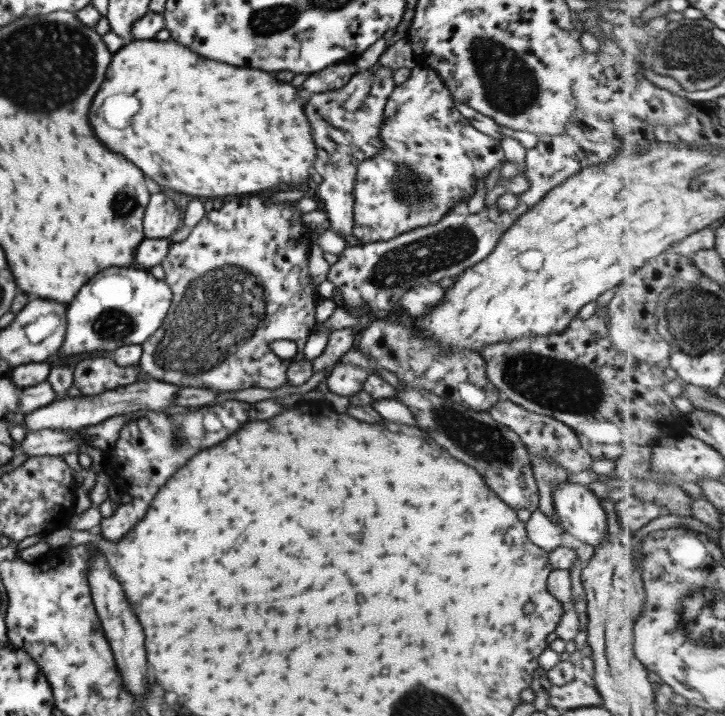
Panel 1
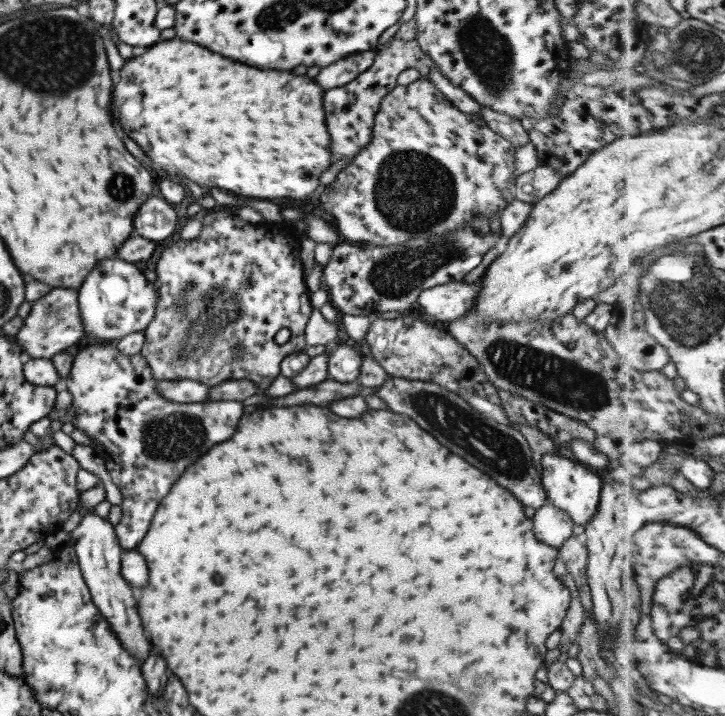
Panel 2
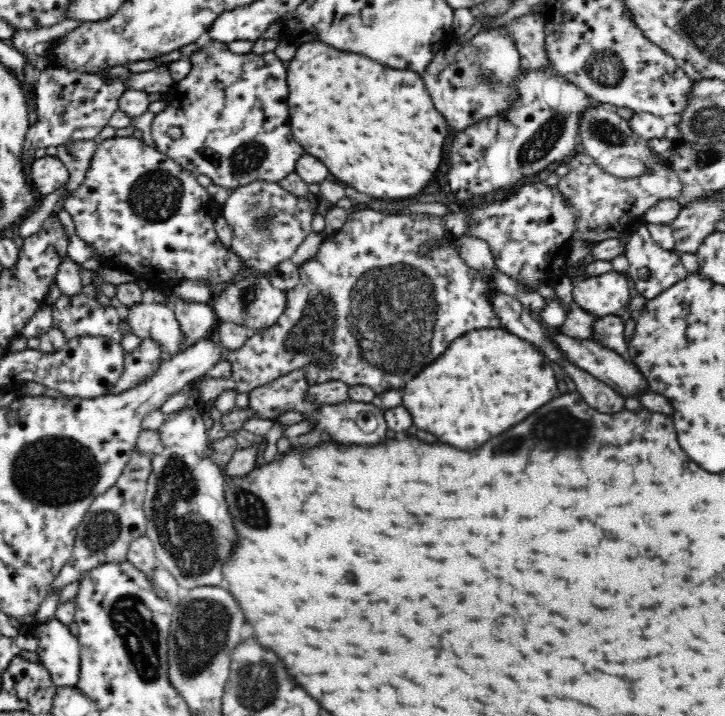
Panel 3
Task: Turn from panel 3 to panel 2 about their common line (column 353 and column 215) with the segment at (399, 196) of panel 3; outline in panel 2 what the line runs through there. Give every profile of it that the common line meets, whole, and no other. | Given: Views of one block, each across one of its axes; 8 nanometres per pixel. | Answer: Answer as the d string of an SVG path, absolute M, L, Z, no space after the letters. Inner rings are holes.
M172 39L160 40L126 60L114 90L114 106L124 130L162 170L182 174L198 184L232 190L242 194L241 198L285 202L308 198L321 186L320 176L332 166L322 96L324 90L308 76L258 70L196 43Z

